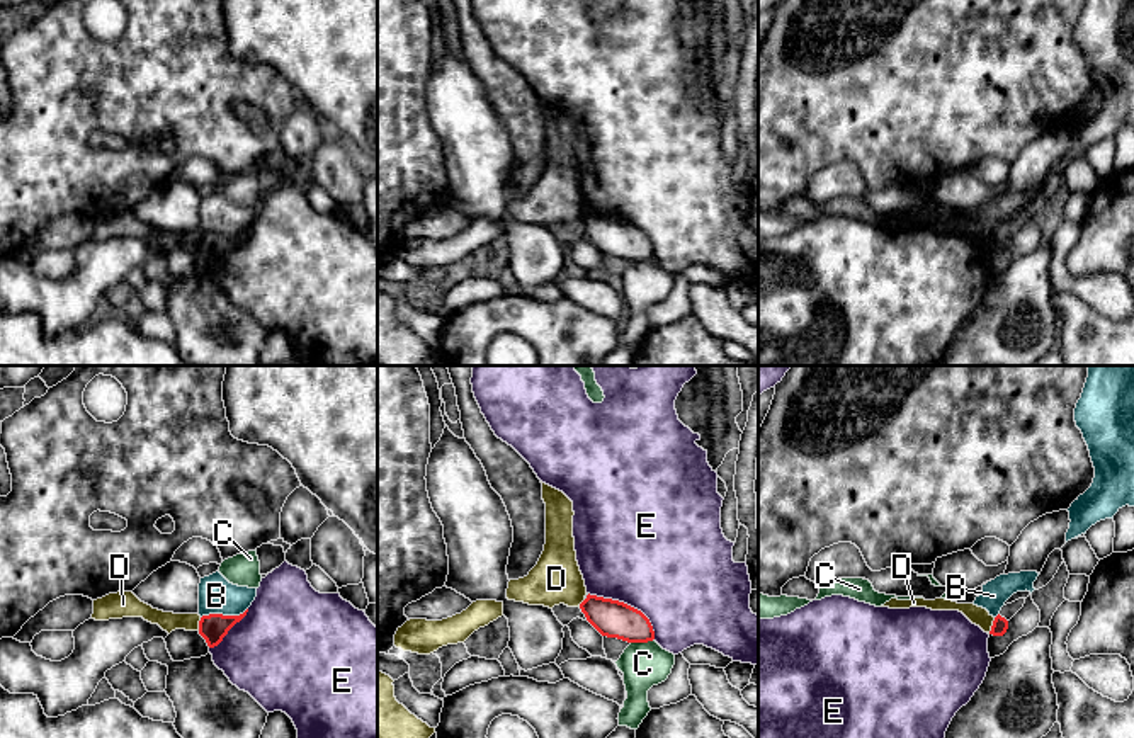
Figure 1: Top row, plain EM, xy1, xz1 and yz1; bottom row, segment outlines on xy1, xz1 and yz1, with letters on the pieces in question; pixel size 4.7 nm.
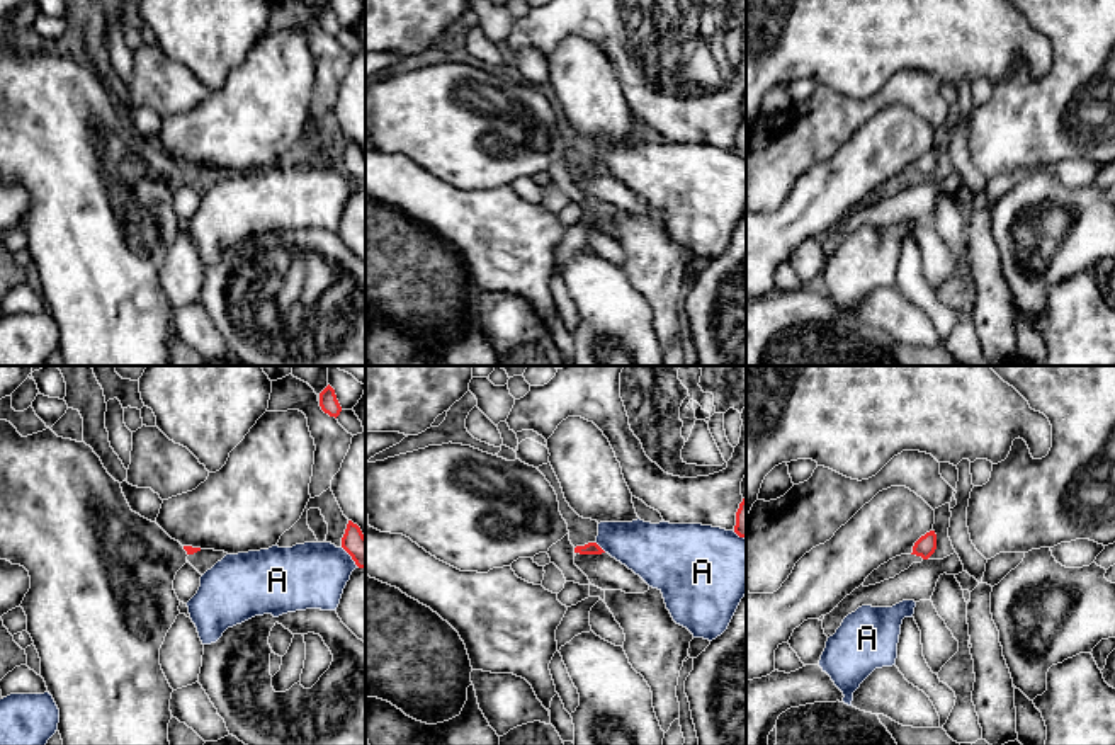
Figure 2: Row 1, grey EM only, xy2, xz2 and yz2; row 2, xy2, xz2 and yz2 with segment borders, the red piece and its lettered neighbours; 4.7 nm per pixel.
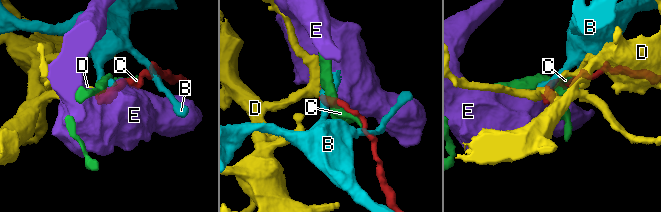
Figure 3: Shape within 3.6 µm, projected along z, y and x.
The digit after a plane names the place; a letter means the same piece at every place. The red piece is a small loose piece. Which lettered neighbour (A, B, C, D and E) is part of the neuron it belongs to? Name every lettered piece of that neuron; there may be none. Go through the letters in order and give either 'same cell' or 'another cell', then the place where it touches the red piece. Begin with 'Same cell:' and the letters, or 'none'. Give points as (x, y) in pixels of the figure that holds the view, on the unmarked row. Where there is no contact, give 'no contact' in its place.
Same cell: none
A: another cell; contact xz2 (599, 165)
B: another cell; contact xy1 (221, 233)
C: another cell; contact xz1 (641, 261)
D: another cell; contact yz1 (992, 245)
E: another cell; contact xz1 (626, 223)

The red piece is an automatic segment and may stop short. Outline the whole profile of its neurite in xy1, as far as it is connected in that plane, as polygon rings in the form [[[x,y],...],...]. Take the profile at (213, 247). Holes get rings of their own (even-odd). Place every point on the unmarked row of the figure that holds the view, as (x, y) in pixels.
[[[248,228],[240,235],[209,233],[199,240],[199,253],[209,267],[218,265],[228,250],[247,235]]]

